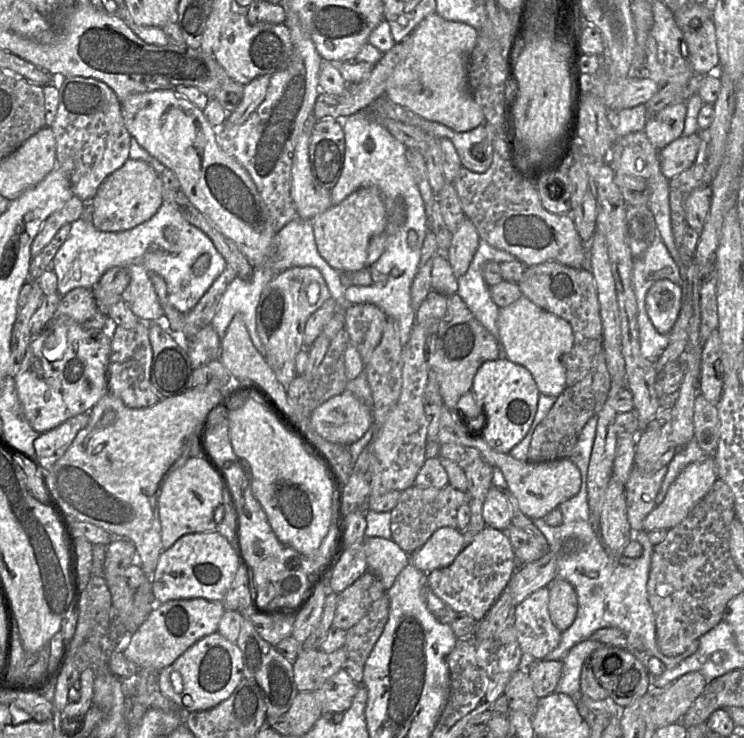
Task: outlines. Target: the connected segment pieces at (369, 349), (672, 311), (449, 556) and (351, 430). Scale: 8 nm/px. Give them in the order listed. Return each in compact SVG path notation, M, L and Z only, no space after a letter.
M371 303L350 304L345 308L345 330L365 365L381 340L386 321L386 314Z
M667 279L656 281L645 297L647 315L659 334L671 332L683 300L683 289Z
M450 527L438 529L421 548L409 554L410 562L428 574L450 565L464 548L462 532Z
M345 390L315 408L309 423L326 441L350 446L373 427L372 409Z

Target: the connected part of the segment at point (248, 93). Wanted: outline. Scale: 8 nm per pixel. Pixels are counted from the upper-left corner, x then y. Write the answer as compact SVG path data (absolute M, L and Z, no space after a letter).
M261 75L244 86L243 97L237 108L227 114L227 122L230 125L240 125L244 123L251 113L264 100L270 82L269 75Z

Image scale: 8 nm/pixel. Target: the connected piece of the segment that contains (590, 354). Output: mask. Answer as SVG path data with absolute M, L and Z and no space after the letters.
M549 261L526 267L517 285L522 295L532 303L570 324L573 332L573 346L563 356L562 363L566 371L567 387L574 385L587 375L595 357L603 351L599 302L591 271L588 268L574 269Z

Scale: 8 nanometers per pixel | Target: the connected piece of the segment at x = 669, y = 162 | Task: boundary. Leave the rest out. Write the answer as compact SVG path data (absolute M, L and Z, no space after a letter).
M700 131L681 136L659 151L660 167L662 174L671 180L683 171L690 168L701 144Z

